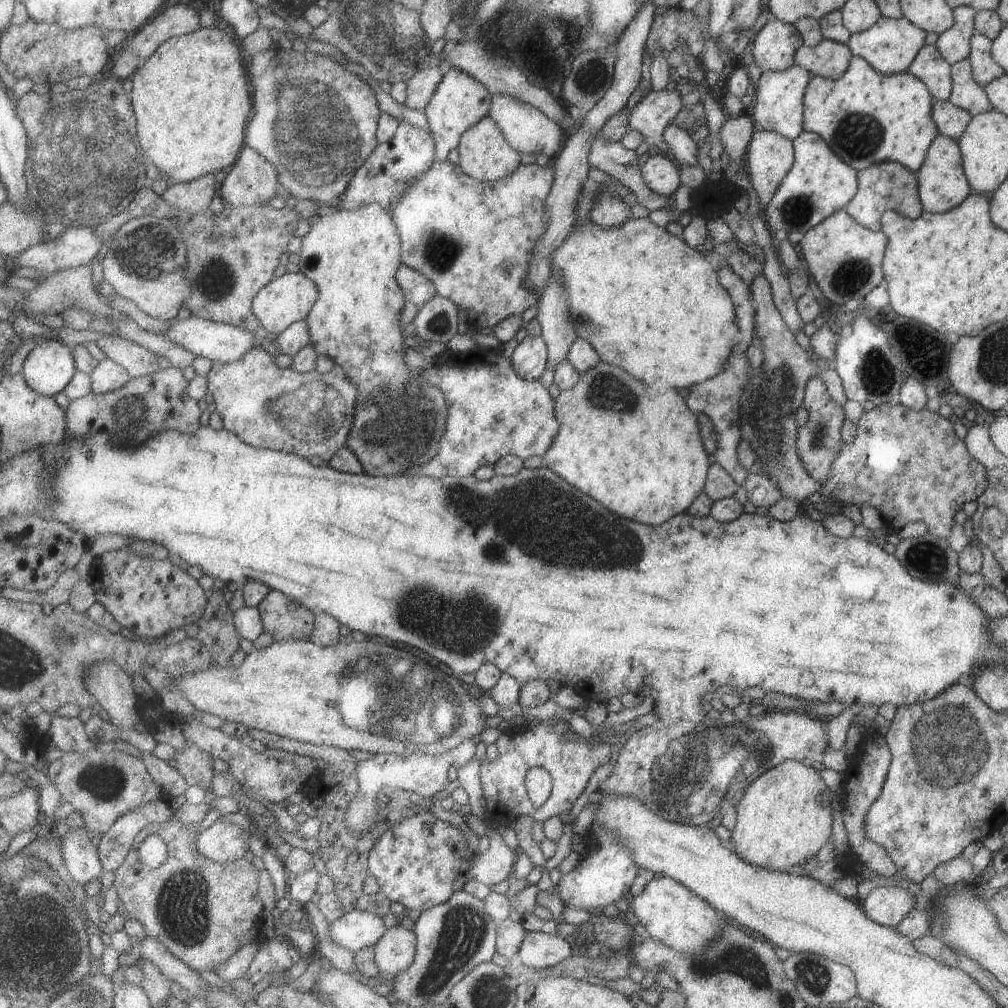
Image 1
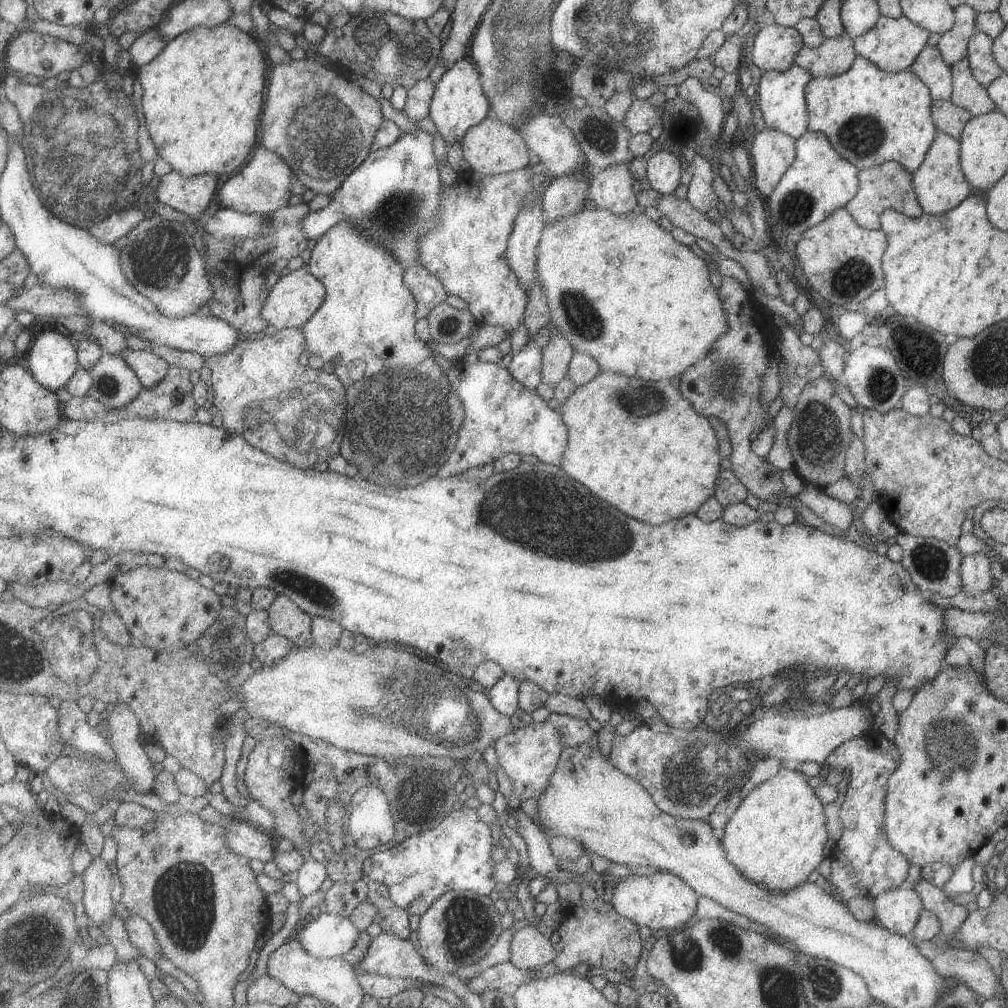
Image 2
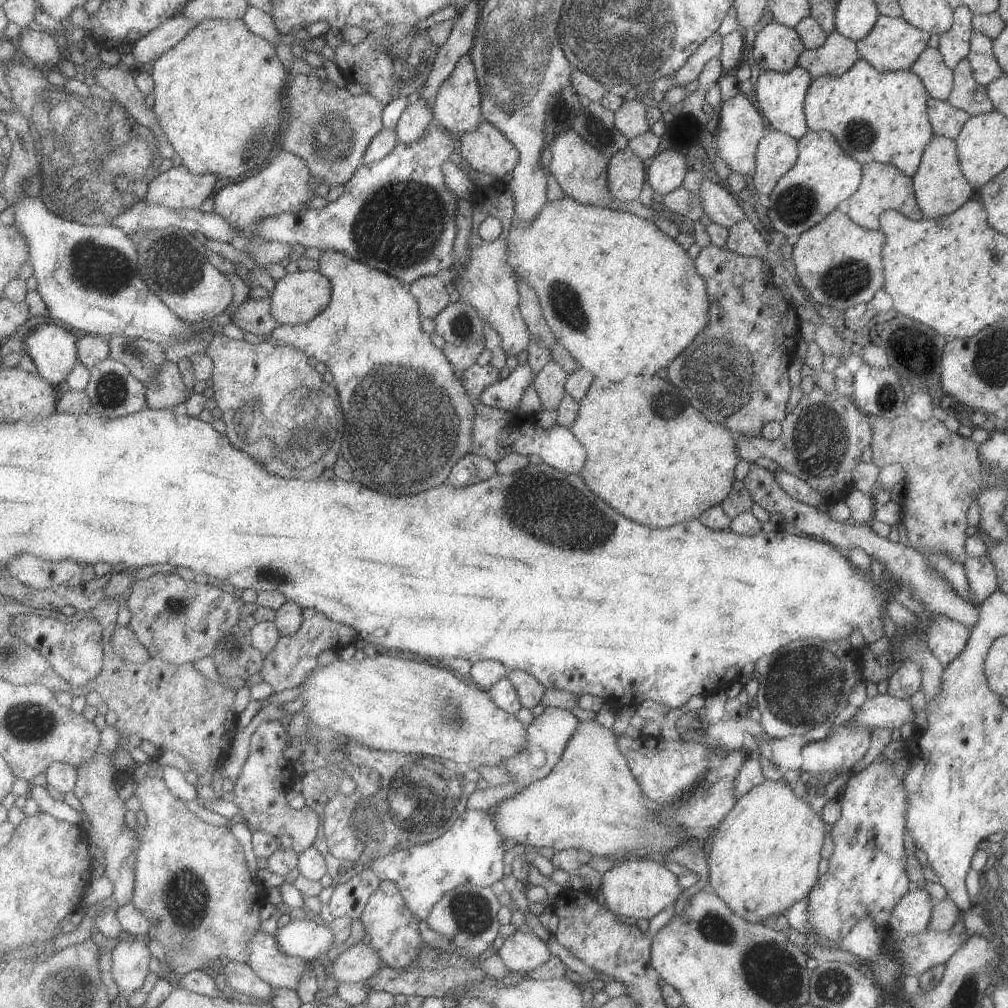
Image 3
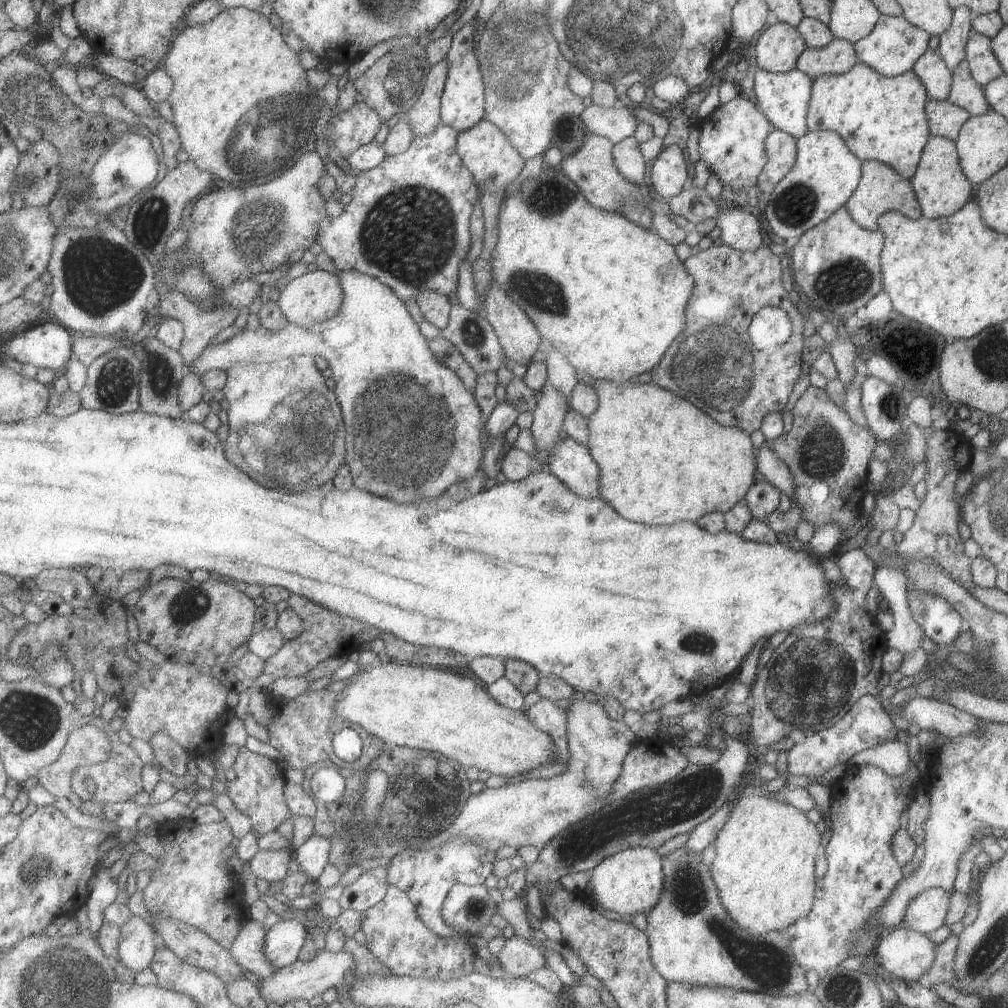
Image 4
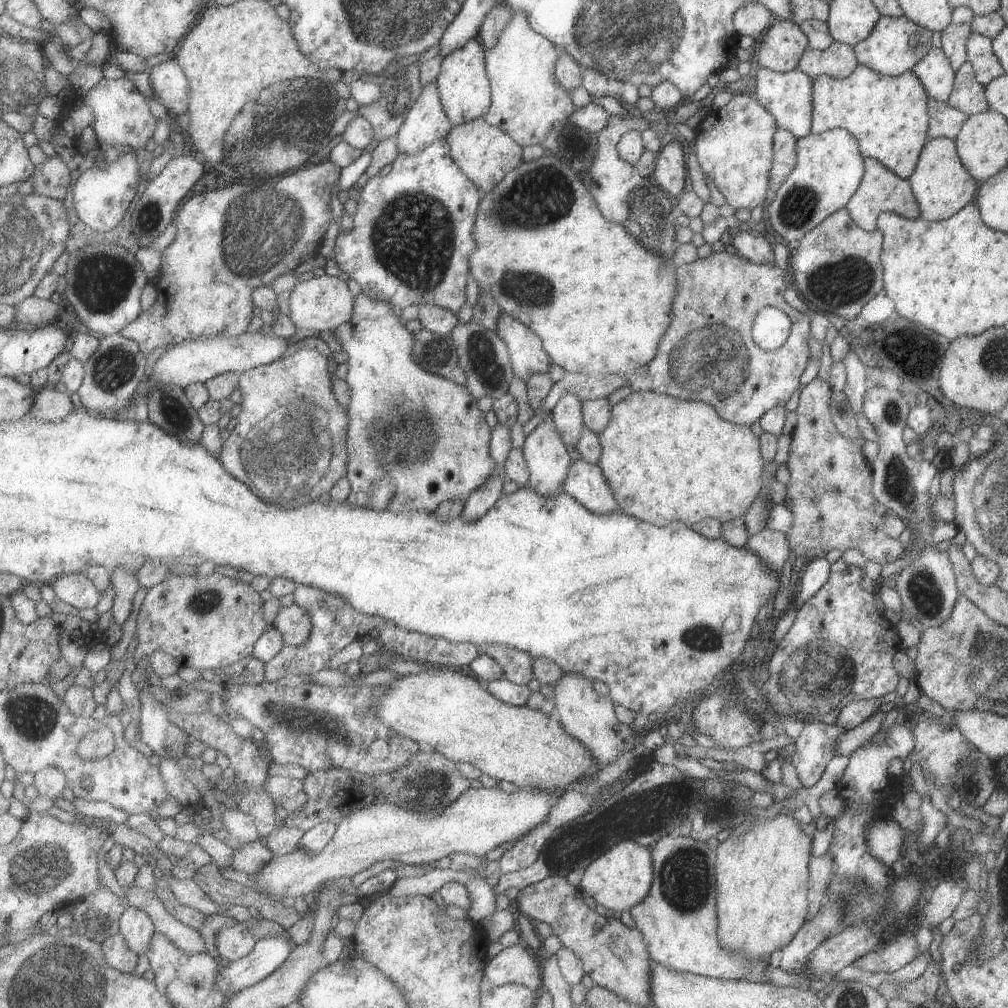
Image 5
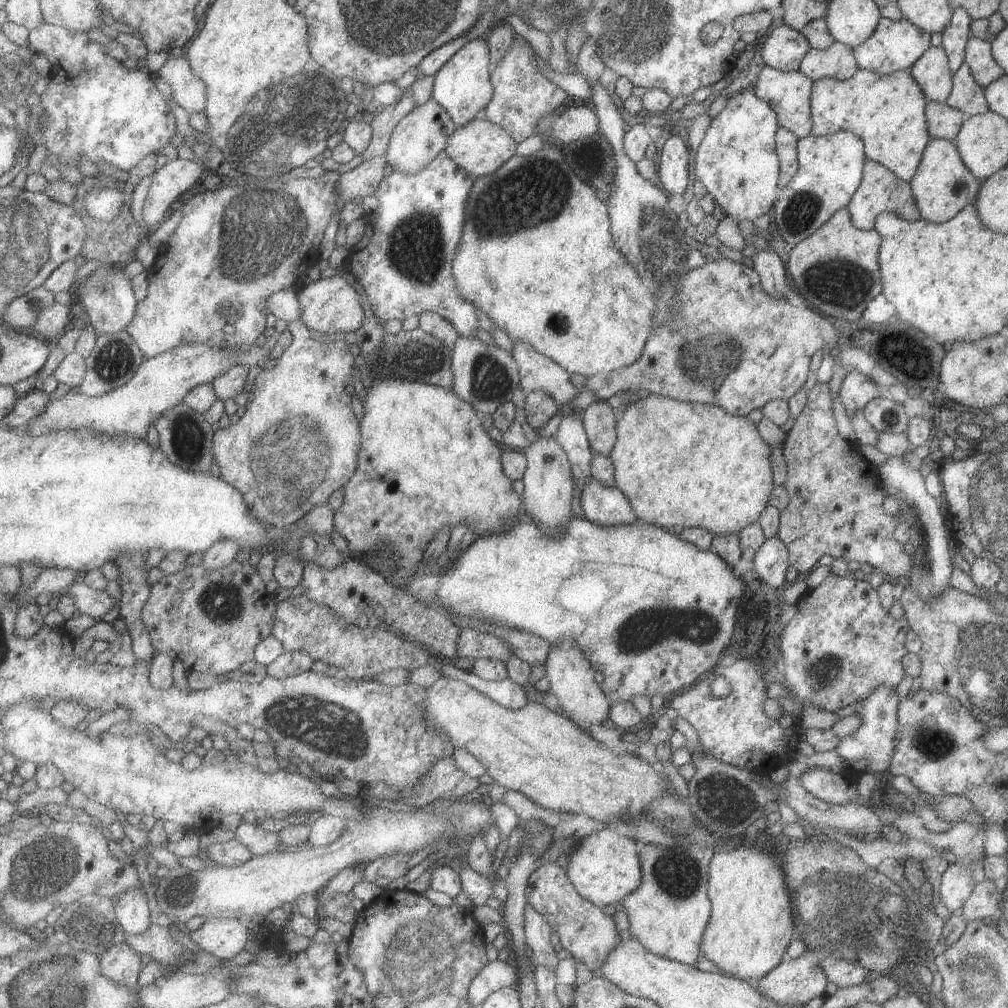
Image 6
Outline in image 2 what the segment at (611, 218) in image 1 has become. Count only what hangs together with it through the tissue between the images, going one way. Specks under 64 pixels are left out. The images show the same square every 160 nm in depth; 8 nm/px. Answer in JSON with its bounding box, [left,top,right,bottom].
[586,164,638,214]

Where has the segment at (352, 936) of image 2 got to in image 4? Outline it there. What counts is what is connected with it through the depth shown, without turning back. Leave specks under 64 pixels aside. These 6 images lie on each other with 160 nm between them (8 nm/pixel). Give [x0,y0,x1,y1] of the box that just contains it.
[265,918,307,968]

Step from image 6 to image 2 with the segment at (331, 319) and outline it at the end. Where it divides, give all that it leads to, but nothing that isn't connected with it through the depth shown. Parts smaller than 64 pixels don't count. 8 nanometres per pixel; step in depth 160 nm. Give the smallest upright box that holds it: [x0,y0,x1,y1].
[261,266,327,330]

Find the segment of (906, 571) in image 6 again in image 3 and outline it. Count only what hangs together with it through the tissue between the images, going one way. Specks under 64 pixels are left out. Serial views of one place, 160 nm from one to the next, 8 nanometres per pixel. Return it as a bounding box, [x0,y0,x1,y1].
[731,383,873,503]

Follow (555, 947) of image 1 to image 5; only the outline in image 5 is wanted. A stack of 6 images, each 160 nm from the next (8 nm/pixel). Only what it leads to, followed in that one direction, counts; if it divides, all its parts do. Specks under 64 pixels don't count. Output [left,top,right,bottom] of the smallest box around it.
[485,942,541,992]

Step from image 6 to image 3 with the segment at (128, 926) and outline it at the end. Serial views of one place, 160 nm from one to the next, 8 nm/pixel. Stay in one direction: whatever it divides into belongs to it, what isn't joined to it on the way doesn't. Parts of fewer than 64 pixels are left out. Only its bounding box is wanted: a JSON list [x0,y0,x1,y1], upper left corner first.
[111,934,151,1004]

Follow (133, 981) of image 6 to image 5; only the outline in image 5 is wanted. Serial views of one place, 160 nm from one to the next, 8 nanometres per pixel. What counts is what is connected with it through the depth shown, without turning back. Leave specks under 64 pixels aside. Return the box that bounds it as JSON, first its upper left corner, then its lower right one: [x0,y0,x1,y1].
[100,931,139,972]

